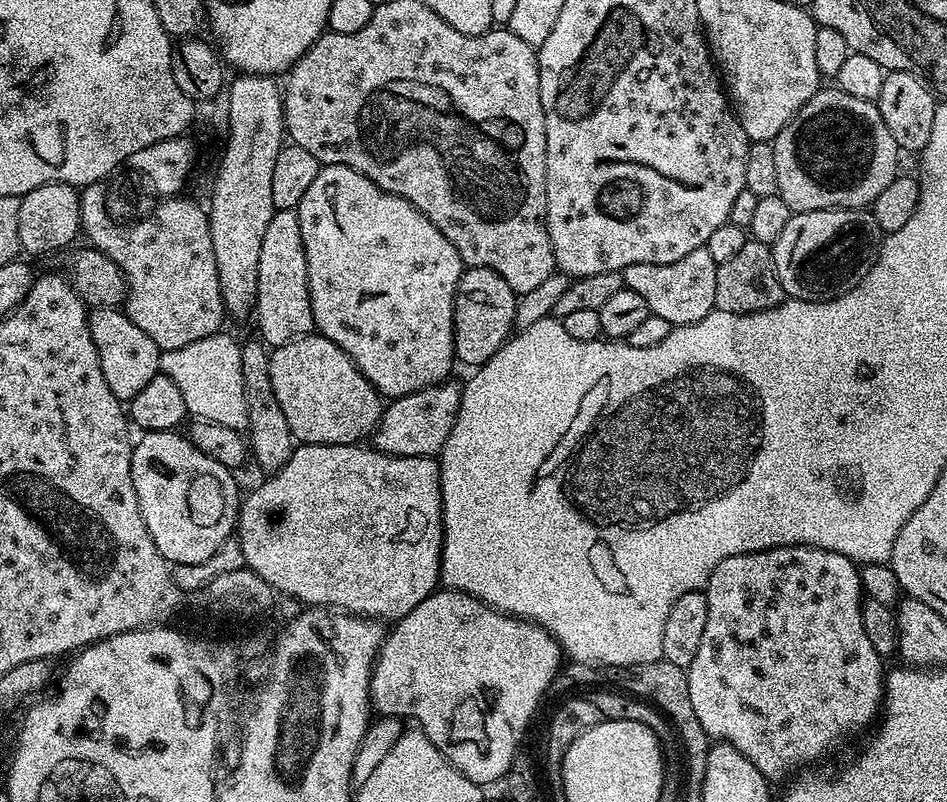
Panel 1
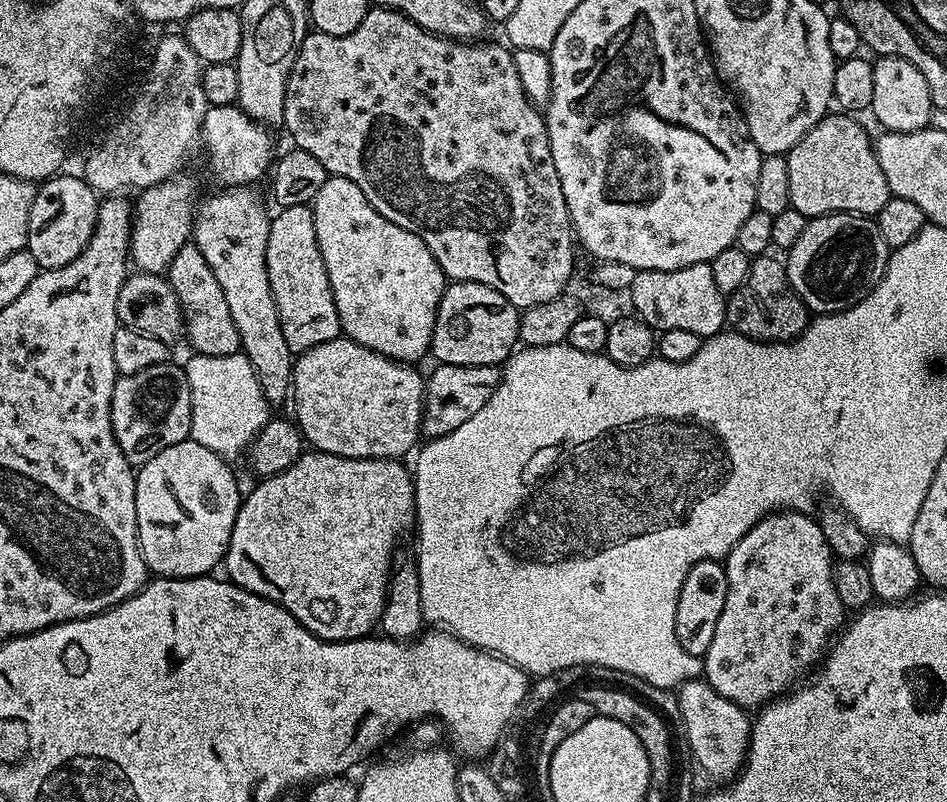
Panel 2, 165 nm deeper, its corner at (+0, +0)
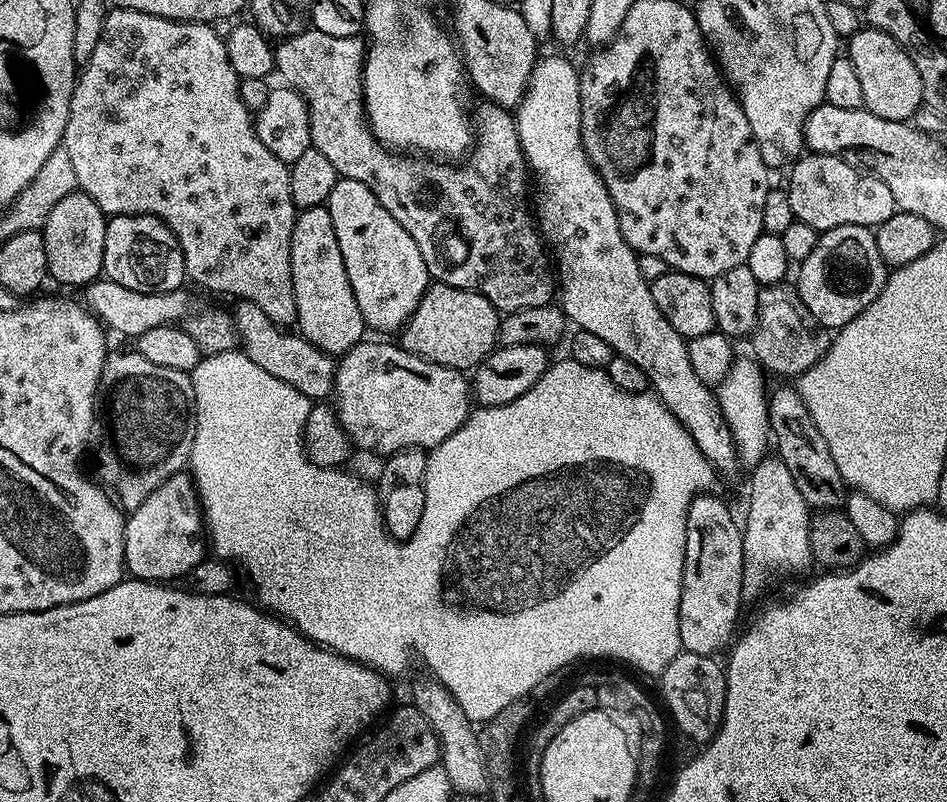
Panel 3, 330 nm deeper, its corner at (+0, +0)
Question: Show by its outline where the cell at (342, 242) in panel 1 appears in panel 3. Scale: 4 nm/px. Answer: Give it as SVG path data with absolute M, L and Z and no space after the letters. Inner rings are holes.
M337 179L334 190L330 190L327 202L330 218L334 222L334 235L338 237L338 246L342 249L342 258L346 262L346 278L350 278L350 290L354 290L354 298L358 298L358 310L362 310L362 318L373 333L392 332L403 328L404 323L414 314L424 291L430 286L430 277L426 270L426 262L422 262L422 254L414 238L390 218L390 210L374 198L370 186L353 180Z

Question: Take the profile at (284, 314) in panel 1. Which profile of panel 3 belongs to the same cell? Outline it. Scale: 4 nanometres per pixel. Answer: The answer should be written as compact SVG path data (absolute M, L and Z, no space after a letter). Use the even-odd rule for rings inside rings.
M319 204L305 208L297 215L294 234L290 238L290 274L294 282L295 327L299 335L333 358L343 356L365 339L362 310L358 310L358 298L354 298L354 290L350 290L346 262L338 246L338 237L334 235L334 222L327 206Z

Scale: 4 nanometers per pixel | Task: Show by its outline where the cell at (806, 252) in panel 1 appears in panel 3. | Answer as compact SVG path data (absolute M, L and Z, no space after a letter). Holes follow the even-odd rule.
M834 226L820 233L818 246L814 246L813 252L799 261L798 268L800 268L800 277L794 280L794 287L800 293L802 302L806 302L806 310L810 310L810 314L818 318L822 327L829 330L842 329L851 320L858 318L858 314L862 314L862 310L866 310L866 306L870 306L870 302L878 298L890 271L882 254L878 254L875 231L862 226Z

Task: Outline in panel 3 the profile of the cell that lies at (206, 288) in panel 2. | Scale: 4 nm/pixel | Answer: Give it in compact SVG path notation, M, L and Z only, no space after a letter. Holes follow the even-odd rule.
M236 300L233 305L230 311L232 321L236 323L239 347L250 358L250 362L254 362L254 366L262 366L266 374L274 374L274 378L294 386L294 390L306 394L313 402L323 401L333 395L337 365L333 357L295 331L285 330L281 325L270 322L270 318L266 318L266 314L254 306L254 302Z

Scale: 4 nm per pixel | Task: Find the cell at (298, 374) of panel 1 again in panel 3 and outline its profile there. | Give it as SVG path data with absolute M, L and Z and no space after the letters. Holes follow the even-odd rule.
M365 338L343 356L336 365L334 407L342 430L357 449L365 448L379 458L387 458L404 448L437 448L454 434L469 418L474 408L470 380L461 369L447 368L426 358L407 352L399 343L383 344L383 339Z

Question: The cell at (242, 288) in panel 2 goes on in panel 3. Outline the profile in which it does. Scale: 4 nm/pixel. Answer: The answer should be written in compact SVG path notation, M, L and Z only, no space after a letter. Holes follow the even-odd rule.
M113 7L104 19L102 38L94 46L90 62L83 65L76 77L76 85L70 98L70 114L66 118L66 130L62 147L70 154L71 165L77 179L77 189L84 192L104 211L105 216L156 216L174 234L184 255L184 270L189 281L204 280L212 292L225 292L236 300L249 300L270 318L270 322L281 326L292 326L296 322L294 306L294 282L290 274L290 238L294 234L294 222L298 209L294 198L290 198L289 165L283 164L258 138L253 113L242 102L241 78L230 66L230 54L226 54L225 37L215 32L208 22L195 20L171 20L158 14L142 14L142 10Z

